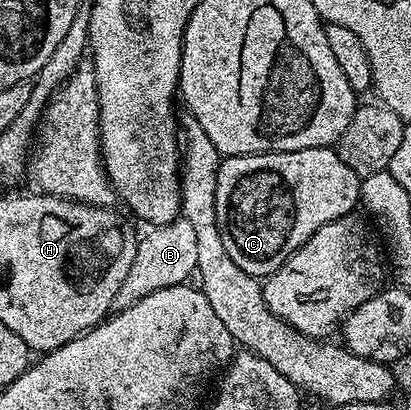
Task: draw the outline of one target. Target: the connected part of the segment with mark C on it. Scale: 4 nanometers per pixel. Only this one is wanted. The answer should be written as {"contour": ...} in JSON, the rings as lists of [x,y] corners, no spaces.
{"contour":[[[313,147],[312,149],[296,149],[295,151],[265,151],[259,155],[227,155],[223,158],[222,164],[218,166],[216,173],[215,207],[220,241],[224,241],[224,249],[228,249],[228,257],[232,257],[232,261],[236,261],[236,265],[240,265],[240,269],[244,269],[244,273],[255,277],[265,277],[276,269],[280,269],[280,265],[284,265],[284,261],[289,257],[291,251],[300,249],[300,245],[304,245],[304,241],[308,241],[308,237],[312,237],[312,233],[316,233],[316,229],[320,229],[320,225],[351,214],[359,206],[359,203],[360,176],[352,169],[348,169],[348,165],[344,165],[344,161],[340,161],[334,147]]]}

